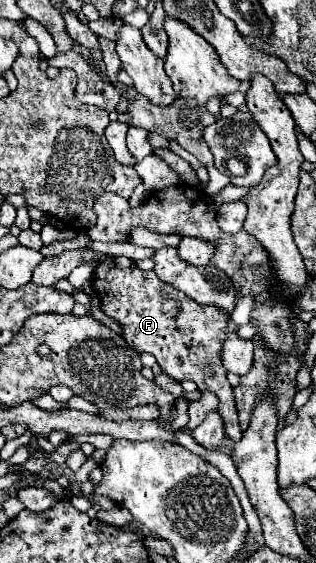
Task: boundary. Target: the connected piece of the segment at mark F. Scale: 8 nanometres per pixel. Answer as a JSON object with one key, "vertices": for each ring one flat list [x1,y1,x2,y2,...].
{"vertices":[[72,250,54,258,44,258,36,266,32,282,36,286,52,286,54,282,66,278,74,270,74,266,90,260,98,262,94,268,92,286,102,302,102,312,120,324,124,340,134,346,134,350,152,354,158,360,162,372,170,378,178,382,192,380,198,384,198,390,214,392,220,398,218,412,224,420,224,434,232,442,238,442,242,438,242,430,238,426,232,386,226,380,226,370,222,368,220,360,226,316,214,306,202,306,192,302,180,290,164,284,156,276,156,272,140,270,126,256,104,256,92,250]]}

